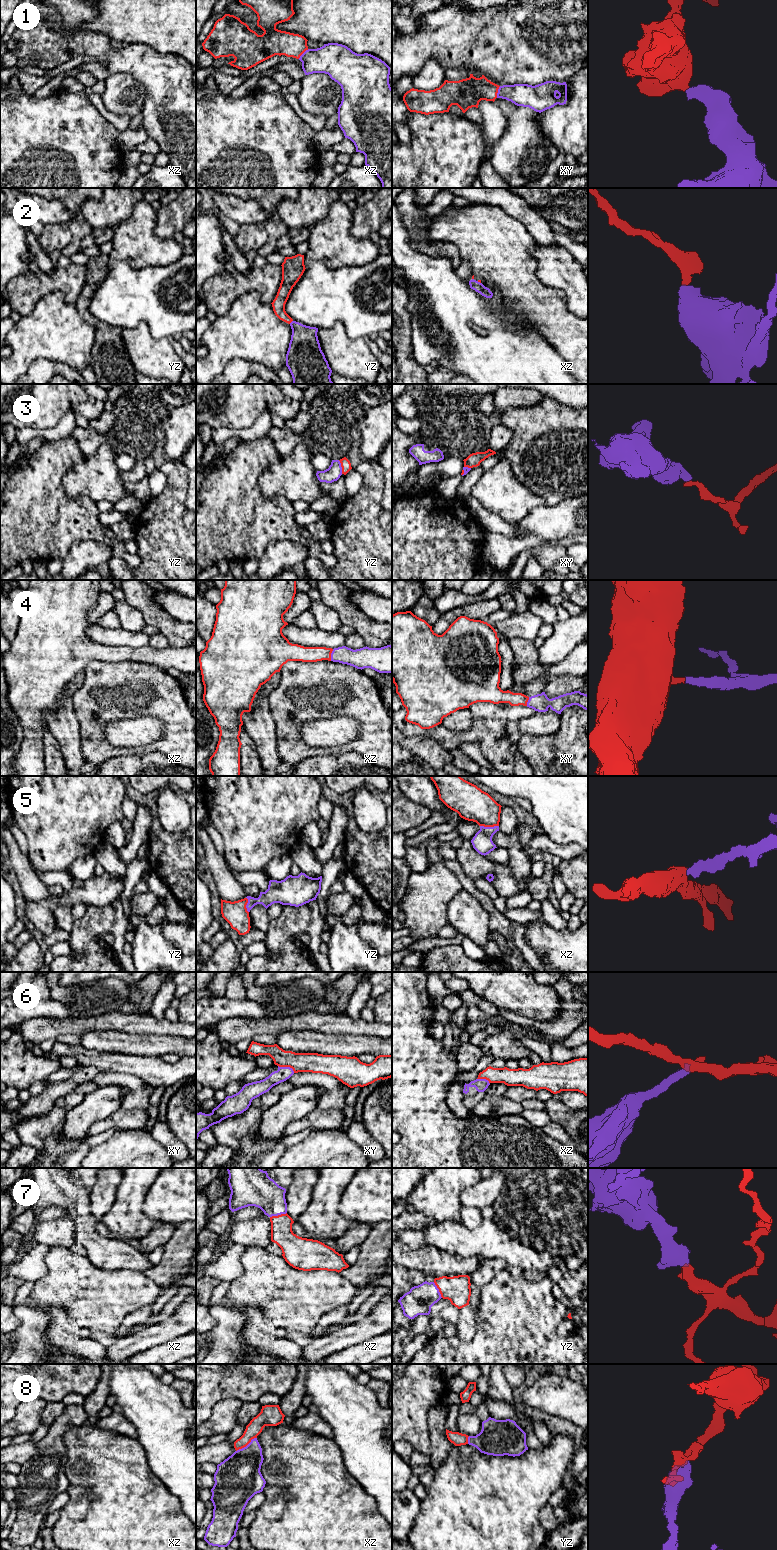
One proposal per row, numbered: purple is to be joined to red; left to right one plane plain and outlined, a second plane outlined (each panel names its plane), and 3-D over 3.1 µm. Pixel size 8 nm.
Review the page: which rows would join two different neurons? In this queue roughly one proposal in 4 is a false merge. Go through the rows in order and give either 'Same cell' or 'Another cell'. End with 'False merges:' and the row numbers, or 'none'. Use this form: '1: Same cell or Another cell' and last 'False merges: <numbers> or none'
1: Same cell
2: Same cell
3: Another cell
4: Same cell
5: Same cell
6: Same cell
7: Same cell
8: Same cell
False merges: 3

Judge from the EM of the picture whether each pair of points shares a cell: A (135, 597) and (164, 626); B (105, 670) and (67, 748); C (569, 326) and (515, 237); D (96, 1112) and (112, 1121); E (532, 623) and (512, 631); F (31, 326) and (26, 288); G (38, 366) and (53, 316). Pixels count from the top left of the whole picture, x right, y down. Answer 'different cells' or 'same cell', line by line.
A: same cell
B: different cells
C: same cell
D: different cells
E: same cell
F: different cells
G: different cells

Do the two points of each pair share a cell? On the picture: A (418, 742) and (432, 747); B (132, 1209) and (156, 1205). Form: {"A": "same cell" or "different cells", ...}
{"A": "same cell", "B": "different cells"}

